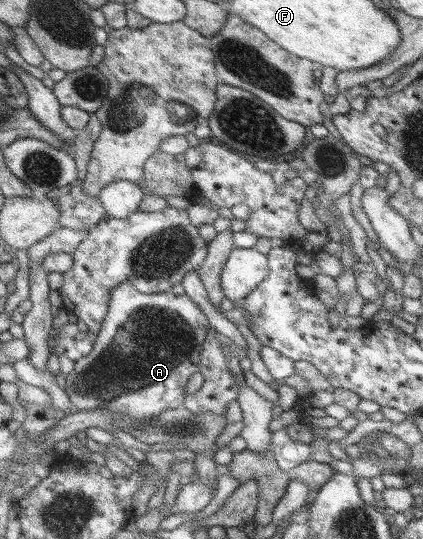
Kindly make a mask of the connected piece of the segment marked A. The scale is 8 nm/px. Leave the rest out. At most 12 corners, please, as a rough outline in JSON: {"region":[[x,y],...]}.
{"region":[[110,292],[73,409],[150,421],[185,400],[209,320],[188,296]]}

